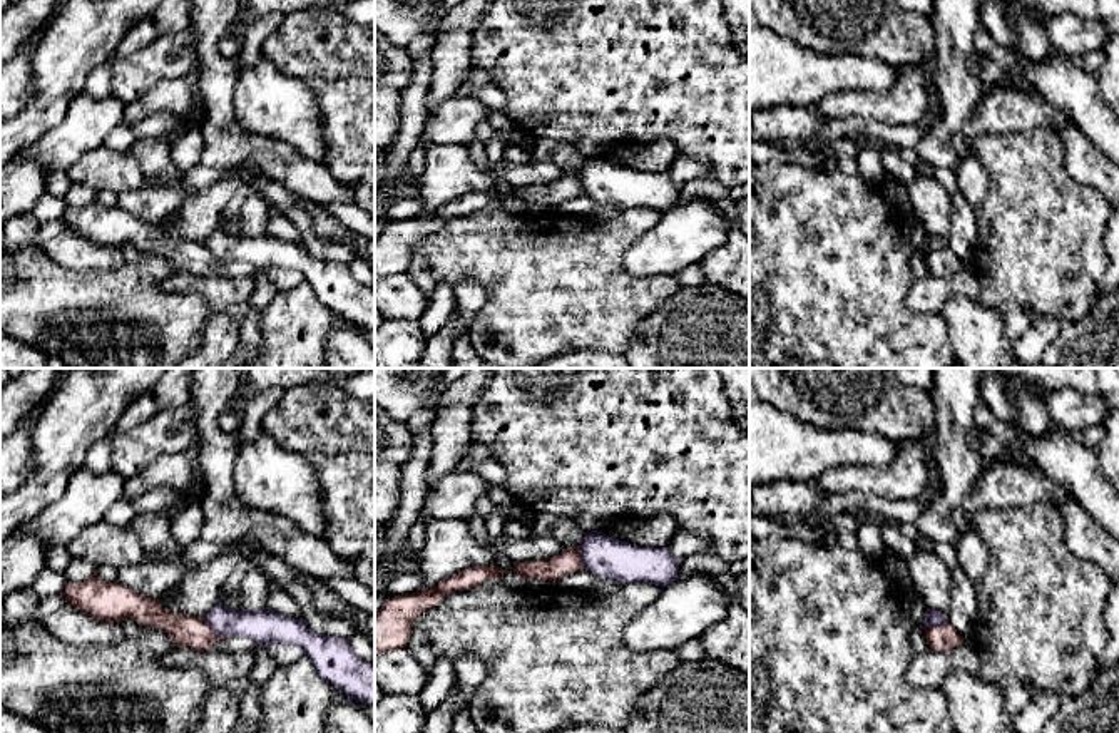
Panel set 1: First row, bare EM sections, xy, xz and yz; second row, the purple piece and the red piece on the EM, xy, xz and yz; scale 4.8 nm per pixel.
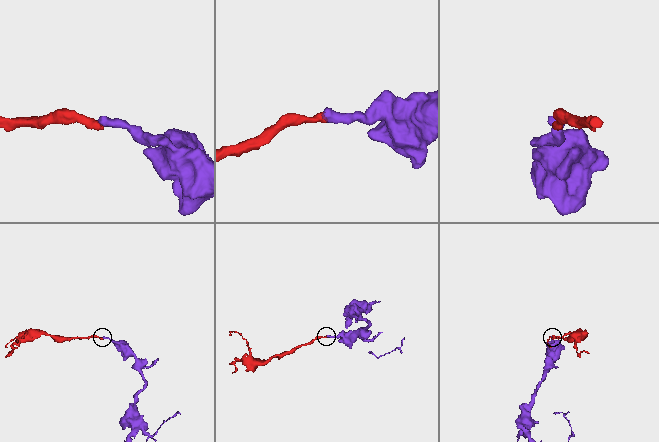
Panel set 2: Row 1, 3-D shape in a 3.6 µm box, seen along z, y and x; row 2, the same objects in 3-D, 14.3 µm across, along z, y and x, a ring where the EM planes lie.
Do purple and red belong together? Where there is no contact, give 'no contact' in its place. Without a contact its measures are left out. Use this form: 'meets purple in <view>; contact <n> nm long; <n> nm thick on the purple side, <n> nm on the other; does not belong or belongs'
meets purple in yz; contact 130 nm long; 80 nm thick on the purple side, 130 nm on the other; does not belong

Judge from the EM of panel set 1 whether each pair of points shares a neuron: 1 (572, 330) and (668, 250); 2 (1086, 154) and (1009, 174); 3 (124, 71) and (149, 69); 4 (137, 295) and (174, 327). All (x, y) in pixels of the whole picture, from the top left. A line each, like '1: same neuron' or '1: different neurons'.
1: different neurons
2: different neurons
3: same neuron
4: same neuron

